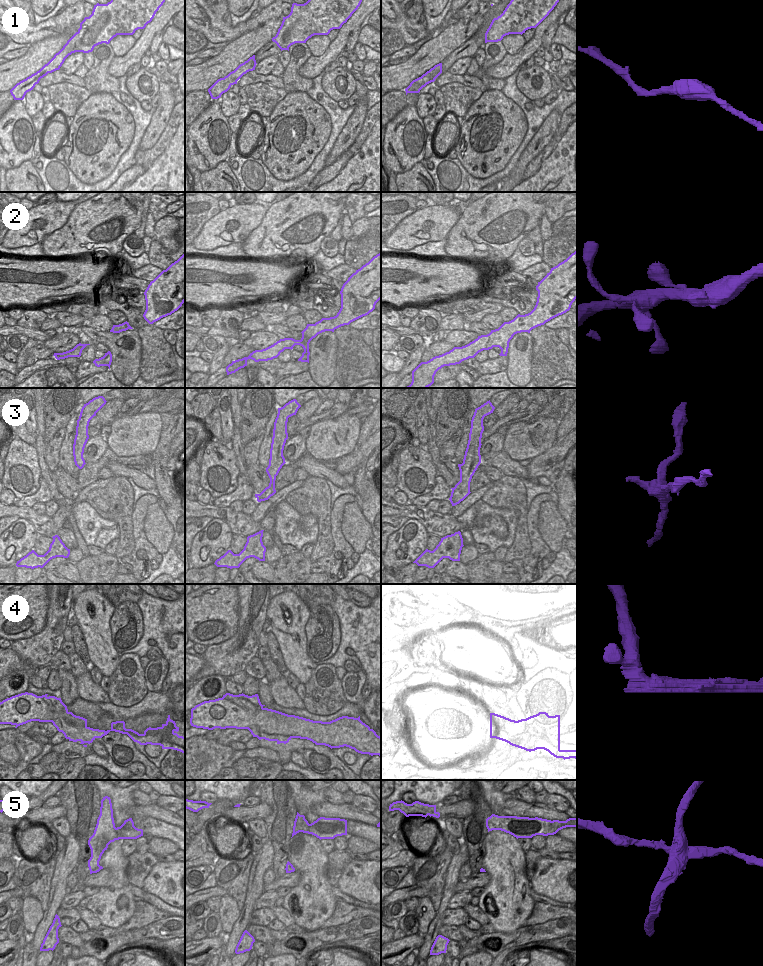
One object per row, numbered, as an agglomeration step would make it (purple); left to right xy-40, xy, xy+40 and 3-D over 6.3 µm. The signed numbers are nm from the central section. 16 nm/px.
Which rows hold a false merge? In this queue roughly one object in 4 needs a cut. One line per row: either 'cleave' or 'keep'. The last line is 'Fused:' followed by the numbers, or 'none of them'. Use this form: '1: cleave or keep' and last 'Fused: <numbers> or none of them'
1: keep
2: keep
3: keep
4: keep
5: cleave
Fused: 5

